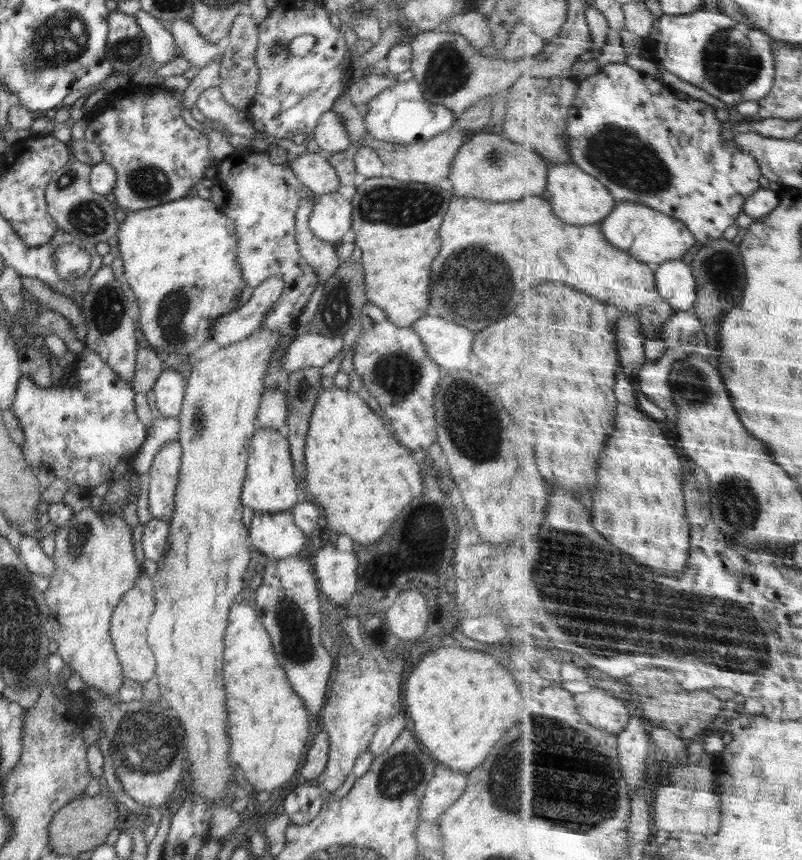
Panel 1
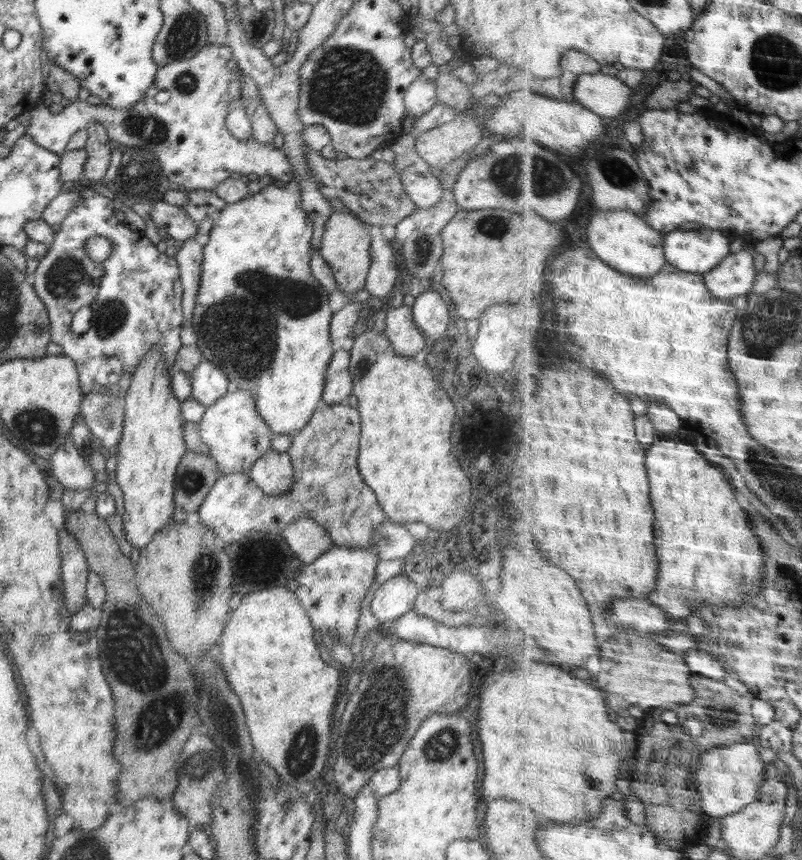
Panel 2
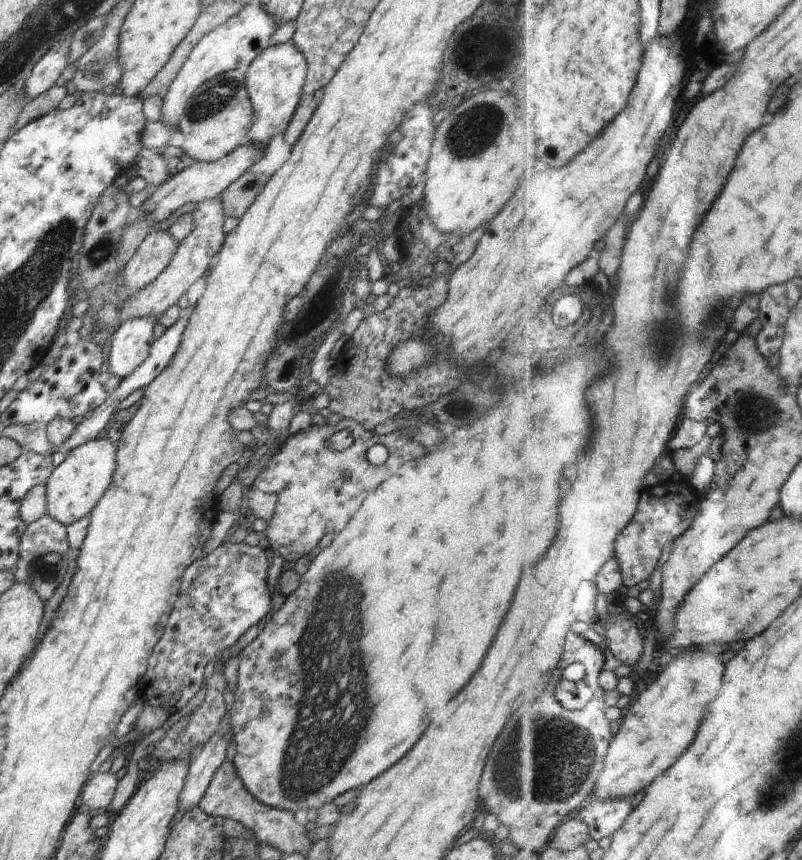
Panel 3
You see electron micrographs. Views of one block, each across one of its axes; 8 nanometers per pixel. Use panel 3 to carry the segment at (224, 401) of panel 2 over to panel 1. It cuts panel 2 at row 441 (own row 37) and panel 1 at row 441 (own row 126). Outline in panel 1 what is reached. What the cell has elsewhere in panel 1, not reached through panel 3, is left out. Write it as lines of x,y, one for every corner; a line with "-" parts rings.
177,440
165,442
156,453
148,472
149,512
158,520
169,521
174,514
181,456
181,444

